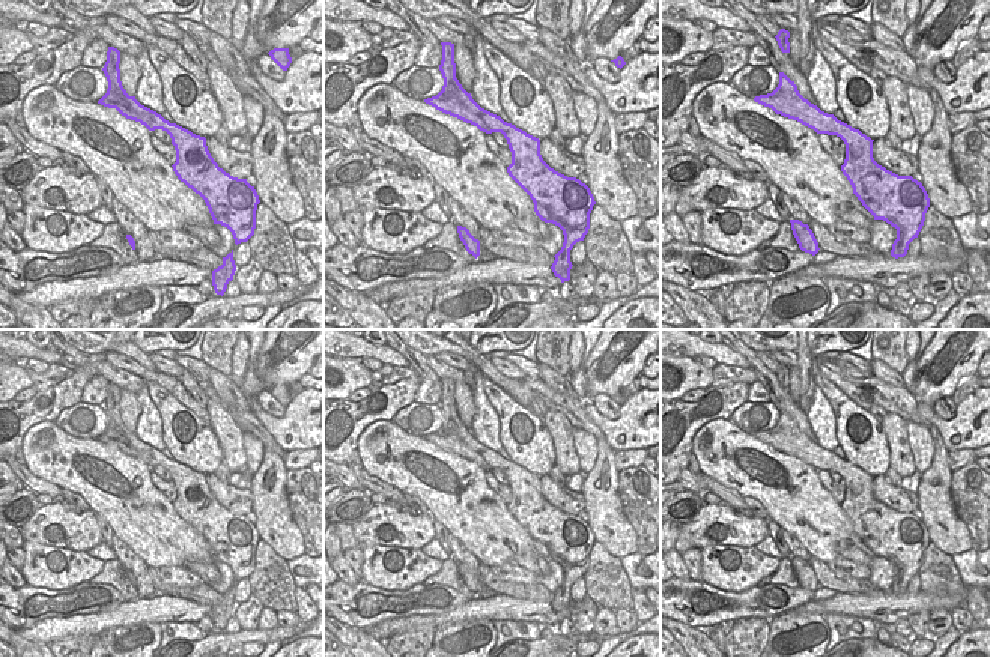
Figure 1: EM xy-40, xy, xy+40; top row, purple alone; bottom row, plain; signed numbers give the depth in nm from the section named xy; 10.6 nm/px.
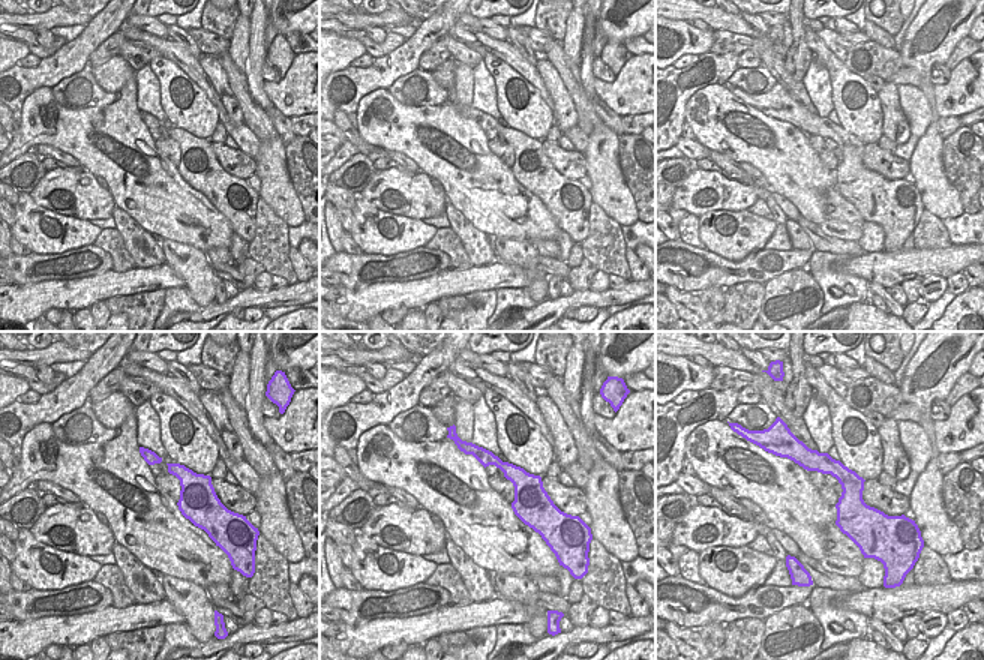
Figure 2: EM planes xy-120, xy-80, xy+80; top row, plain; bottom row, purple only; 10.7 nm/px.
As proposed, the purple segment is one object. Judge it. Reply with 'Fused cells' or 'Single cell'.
Fused cells

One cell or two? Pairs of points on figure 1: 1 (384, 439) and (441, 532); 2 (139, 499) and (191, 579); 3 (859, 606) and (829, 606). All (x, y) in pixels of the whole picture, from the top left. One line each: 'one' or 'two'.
1: two
2: two
3: one

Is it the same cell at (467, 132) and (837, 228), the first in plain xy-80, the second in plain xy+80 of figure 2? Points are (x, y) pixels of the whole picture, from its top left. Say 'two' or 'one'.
two

